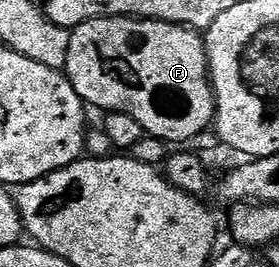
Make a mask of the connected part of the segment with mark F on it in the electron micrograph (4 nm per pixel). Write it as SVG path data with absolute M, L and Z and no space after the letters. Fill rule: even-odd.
M90 19L71 31L65 74L84 104L91 106L92 103L103 113L129 113L150 138L162 139L167 145L195 139L215 122L215 92L211 90L207 69L207 45L204 36L190 27L160 19Z

